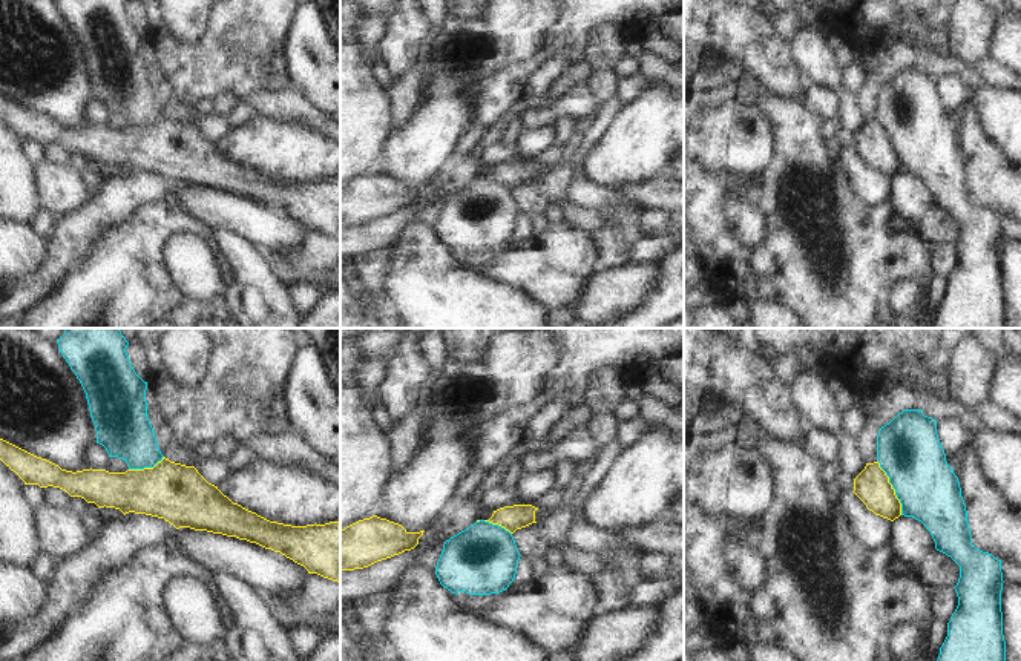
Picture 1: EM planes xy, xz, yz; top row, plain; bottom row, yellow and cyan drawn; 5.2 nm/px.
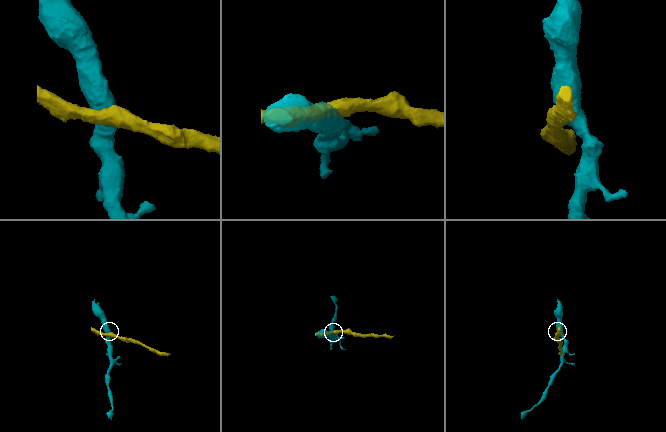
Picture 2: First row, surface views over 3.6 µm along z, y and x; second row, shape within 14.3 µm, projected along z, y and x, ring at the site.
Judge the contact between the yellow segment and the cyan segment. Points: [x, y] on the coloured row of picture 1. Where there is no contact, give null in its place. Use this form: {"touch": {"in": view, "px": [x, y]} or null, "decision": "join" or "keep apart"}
{"touch": {"in": "yz", "px": [892, 488]}, "decision": "keep apart"}

